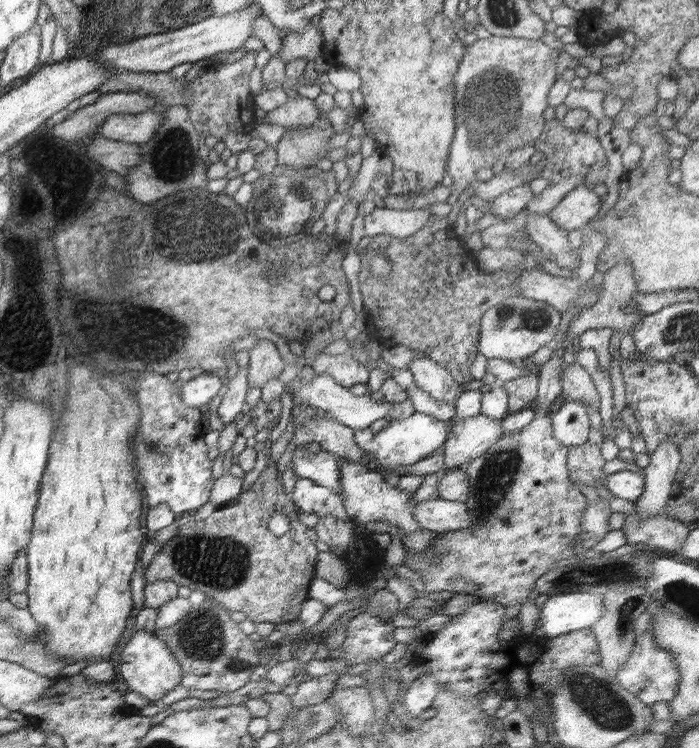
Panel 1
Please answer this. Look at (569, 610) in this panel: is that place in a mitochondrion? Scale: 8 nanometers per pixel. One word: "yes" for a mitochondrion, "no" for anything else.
no

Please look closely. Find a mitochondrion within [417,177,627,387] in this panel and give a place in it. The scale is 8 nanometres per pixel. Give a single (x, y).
(533, 319)

